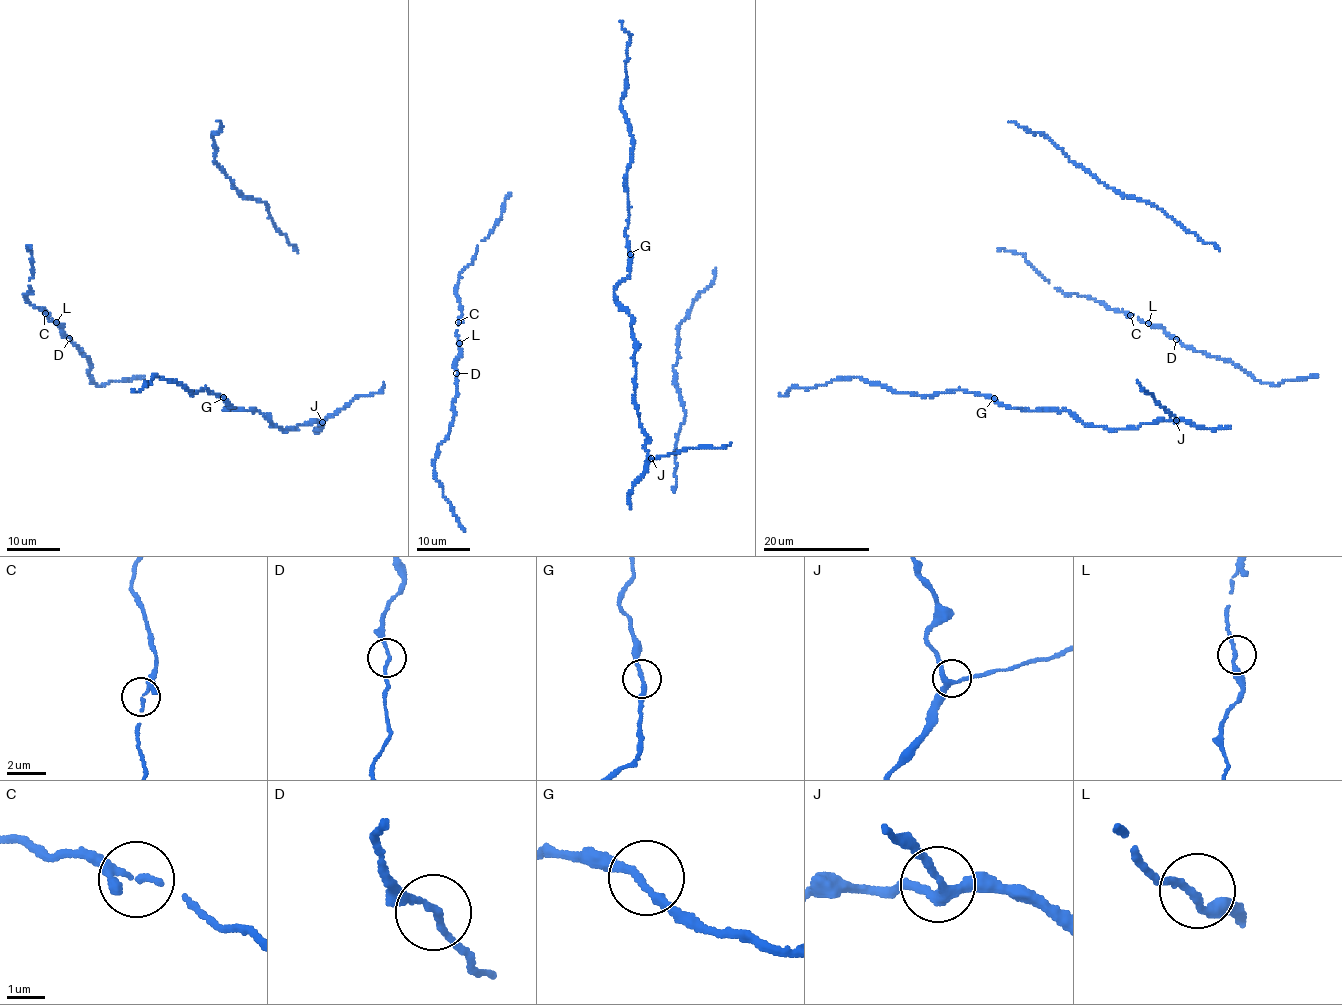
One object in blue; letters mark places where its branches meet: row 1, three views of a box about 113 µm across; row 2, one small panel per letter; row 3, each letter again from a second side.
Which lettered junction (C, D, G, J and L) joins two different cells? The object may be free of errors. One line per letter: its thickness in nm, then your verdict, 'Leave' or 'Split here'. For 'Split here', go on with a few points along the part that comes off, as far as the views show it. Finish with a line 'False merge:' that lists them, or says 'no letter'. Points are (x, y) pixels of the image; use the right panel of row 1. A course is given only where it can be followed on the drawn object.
C: Thickness 160 nm. Leave
D: Thickness 160 nm. Leave
G: Thickness 180 nm. Leave
J: Thickness 240 nm. Leave
L: Thickness 160 nm. Leave
False merge: no letter

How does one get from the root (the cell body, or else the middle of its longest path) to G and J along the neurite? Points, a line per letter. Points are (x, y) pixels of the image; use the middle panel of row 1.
G: (636, 480), (648, 460), (647, 434), (633, 399), (632, 317), (615, 296), (615, 288), (629, 275), (630, 254)
J: (636, 480), (651, 458)

